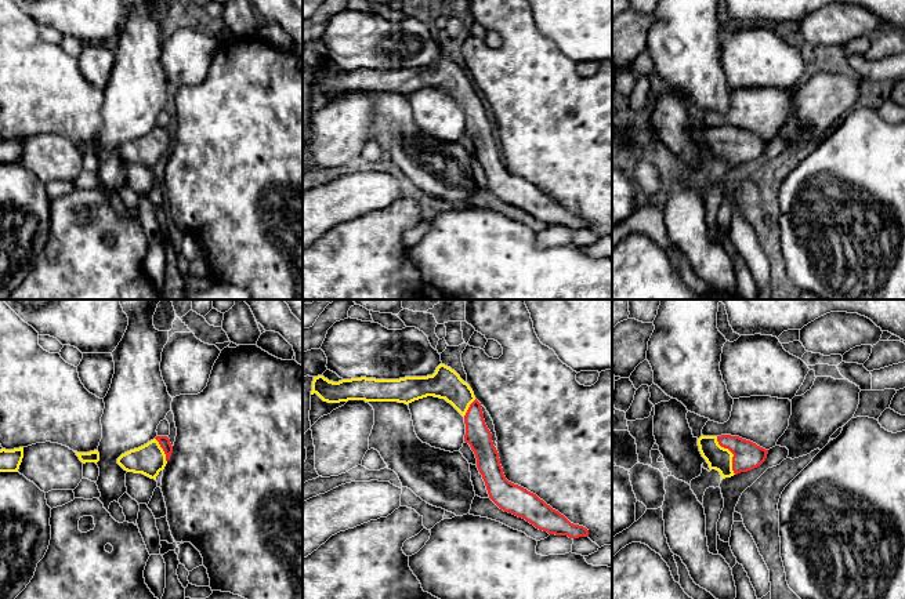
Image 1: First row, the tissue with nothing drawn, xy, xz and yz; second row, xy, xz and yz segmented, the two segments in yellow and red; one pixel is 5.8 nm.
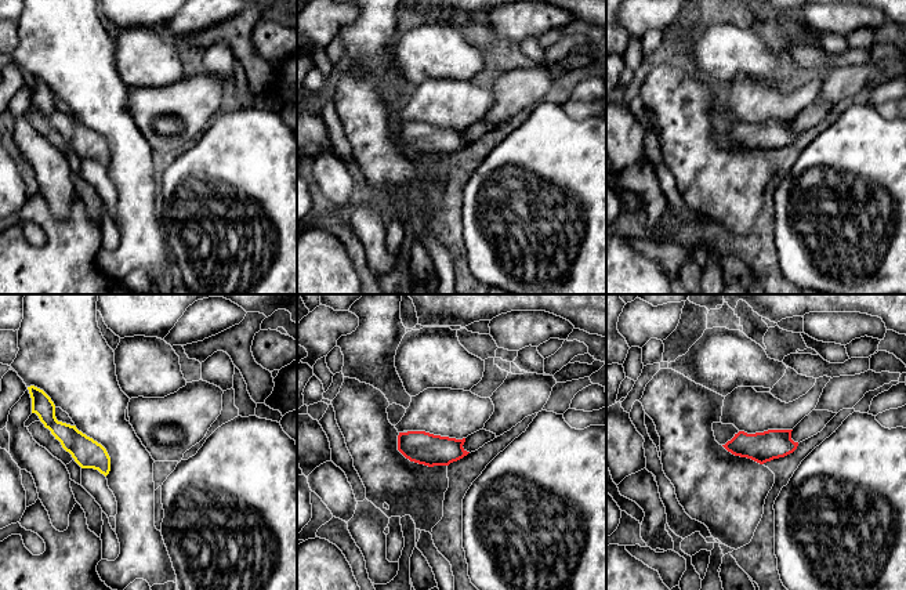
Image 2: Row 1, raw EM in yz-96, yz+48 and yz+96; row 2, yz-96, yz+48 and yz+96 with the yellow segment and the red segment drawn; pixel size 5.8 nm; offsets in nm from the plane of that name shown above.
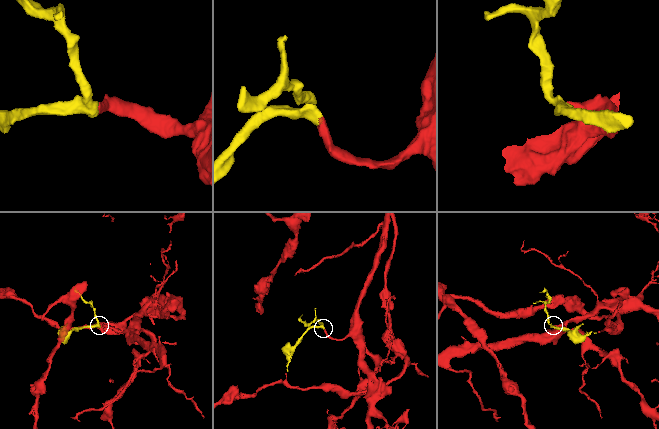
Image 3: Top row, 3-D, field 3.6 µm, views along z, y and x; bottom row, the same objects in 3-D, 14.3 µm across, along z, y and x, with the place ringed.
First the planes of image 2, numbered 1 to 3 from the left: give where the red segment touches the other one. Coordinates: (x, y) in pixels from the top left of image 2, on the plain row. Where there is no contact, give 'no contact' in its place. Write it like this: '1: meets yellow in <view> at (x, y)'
1: no contact
2: no contact
3: no contact

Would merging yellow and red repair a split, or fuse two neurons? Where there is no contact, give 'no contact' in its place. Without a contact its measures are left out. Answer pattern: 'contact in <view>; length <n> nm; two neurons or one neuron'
contact in yz; length 260 nm; one neuron

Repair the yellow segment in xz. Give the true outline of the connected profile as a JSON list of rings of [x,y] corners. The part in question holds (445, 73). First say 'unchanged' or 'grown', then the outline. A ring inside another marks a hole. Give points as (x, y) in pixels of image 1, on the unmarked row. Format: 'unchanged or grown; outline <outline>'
grown; outline [[[441,54],[432,66],[399,70],[361,68],[333,73],[318,66],[312,72],[311,86],[314,84],[327,94],[365,91],[409,95],[427,87],[445,90],[464,108],[464,132],[475,145],[477,159],[482,166],[489,189],[500,200],[525,210],[549,225],[569,229],[589,228],[586,218],[571,214],[536,185],[506,170],[492,124],[484,110],[481,94],[475,90],[470,76],[450,58]]]

